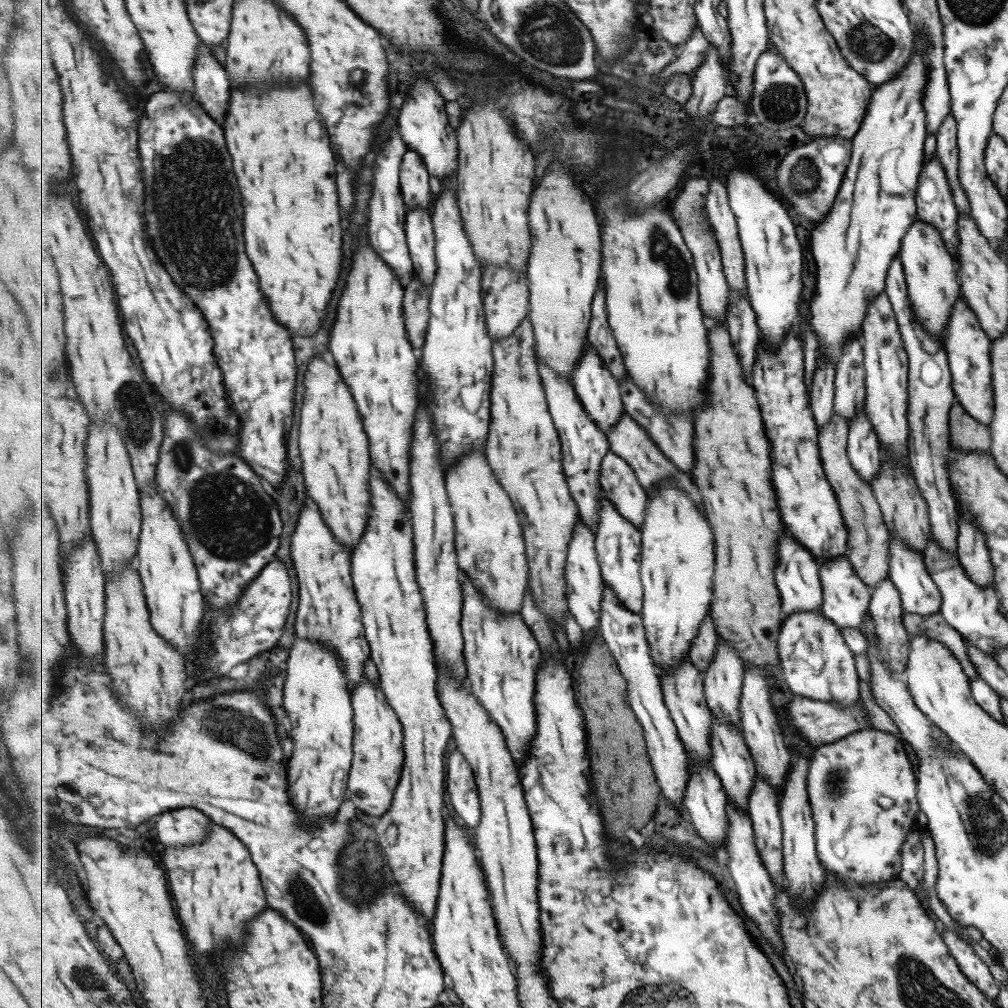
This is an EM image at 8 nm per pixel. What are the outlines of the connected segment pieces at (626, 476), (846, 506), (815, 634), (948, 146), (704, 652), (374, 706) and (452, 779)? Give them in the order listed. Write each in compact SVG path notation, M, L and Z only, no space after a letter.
M610 450L603 459L601 484L607 498L617 505L619 513L643 530L649 497L627 459Z
M832 411L829 421L818 430L818 448L821 453L822 469L830 481L841 508L843 524L849 531L849 552L847 560L861 582L870 590L889 574L889 535L883 524L882 516L870 486L861 479L851 467L846 455L848 424L847 419Z
M821 610L785 615L777 643L782 677L795 696L835 704L840 708L859 702L853 654L843 642L839 627L829 617L824 617Z
M951 111L937 127L934 153L943 167L947 185L953 196L953 203L958 214L969 214L968 203L963 188L957 178L958 150L956 147L956 126Z
M709 613L707 619L703 621L703 626L699 629L699 637L695 637L695 643L691 645L690 656L691 661L701 669L701 673L704 676L707 668L711 665L711 661L715 659L717 645L719 645L719 633L717 633L715 619Z
M365 678L354 690L354 760L348 781L348 798L361 812L378 820L394 803L395 789L406 764L405 732L382 684Z
M457 748L448 755L447 792L455 814L474 831L482 822L482 799L474 768Z

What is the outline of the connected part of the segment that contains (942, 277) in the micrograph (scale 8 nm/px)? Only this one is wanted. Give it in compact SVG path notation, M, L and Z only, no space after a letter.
M917 219L907 228L905 235L901 238L897 258L902 265L907 297L909 297L915 317L919 319L919 323L928 334L943 344L942 329L947 323L949 309L953 301L960 296L954 258L945 249L938 230L931 224Z

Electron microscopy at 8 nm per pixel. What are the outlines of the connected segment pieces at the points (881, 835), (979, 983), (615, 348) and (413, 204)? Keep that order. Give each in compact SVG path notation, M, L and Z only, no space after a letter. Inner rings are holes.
M867 728L835 740L834 742L821 744L814 749L811 756L809 756L809 770L807 770L807 776L805 776L805 787L807 787L807 801L809 801L811 817L813 819L815 851L817 851L817 859L819 859L819 864L822 866L824 872L829 871L829 873L833 873L835 879L841 881L841 883L853 881L869 884L898 878L899 869L901 869L901 843L905 839L905 833L915 825L915 813L919 811L916 797L916 773L913 773L911 761L907 759L907 754L903 750L899 738L893 736L893 734L889 734L889 732ZM881 796L891 800L891 806L889 808L881 808L877 804L877 800Z
M943 929L942 941L945 943L951 957L955 959L961 973L975 985L985 997L993 1000L997 996L999 987L995 984L989 968L974 954L971 943L957 935L955 929Z
M598 287L594 298L588 340L599 351L599 355L605 359L607 367L619 380L619 386L623 386L623 381L627 379L628 372L625 368L625 361L623 361L623 353L619 349L619 343L617 343L609 323L606 290L603 287Z
M408 150L401 164L400 181L405 204L409 209L433 210L436 197L429 188L429 176L431 173L427 170L423 157L417 151Z

